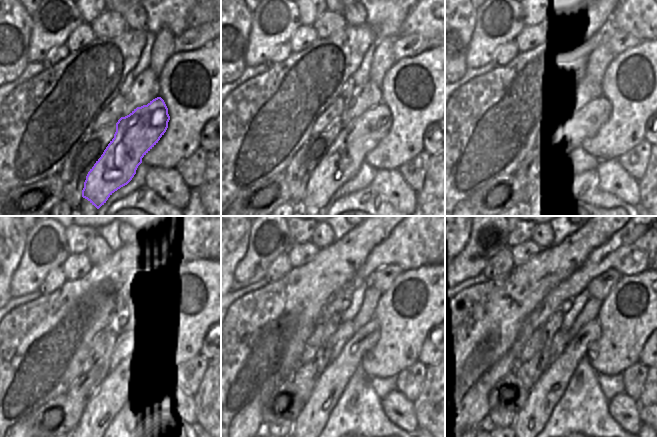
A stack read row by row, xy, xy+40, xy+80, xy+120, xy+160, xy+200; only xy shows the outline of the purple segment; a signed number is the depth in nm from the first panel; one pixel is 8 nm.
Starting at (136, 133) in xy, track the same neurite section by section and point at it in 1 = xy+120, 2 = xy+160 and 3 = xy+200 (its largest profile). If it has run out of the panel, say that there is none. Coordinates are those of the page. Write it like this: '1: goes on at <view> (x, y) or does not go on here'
1: goes on at xy+120 (106, 398)
2: goes on at xy+160 (312, 418)
3: goes on at xy+200 (542, 398)

